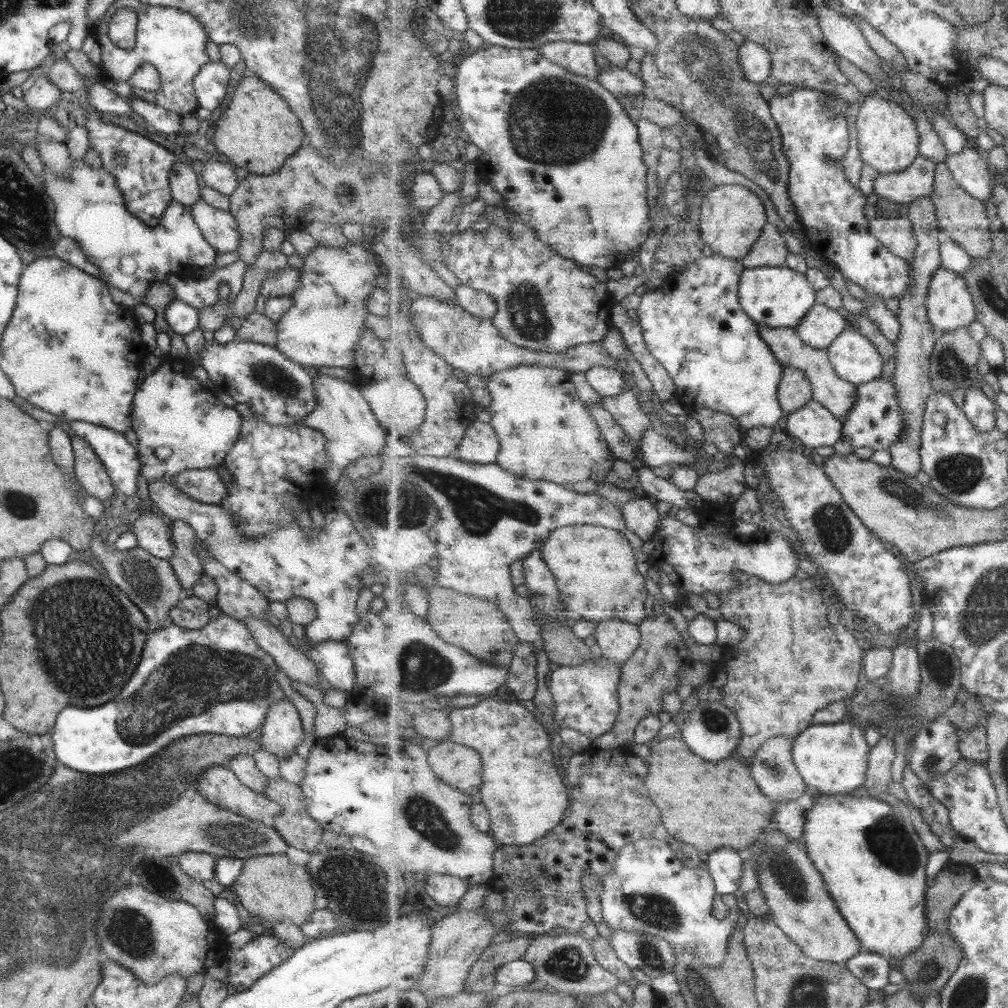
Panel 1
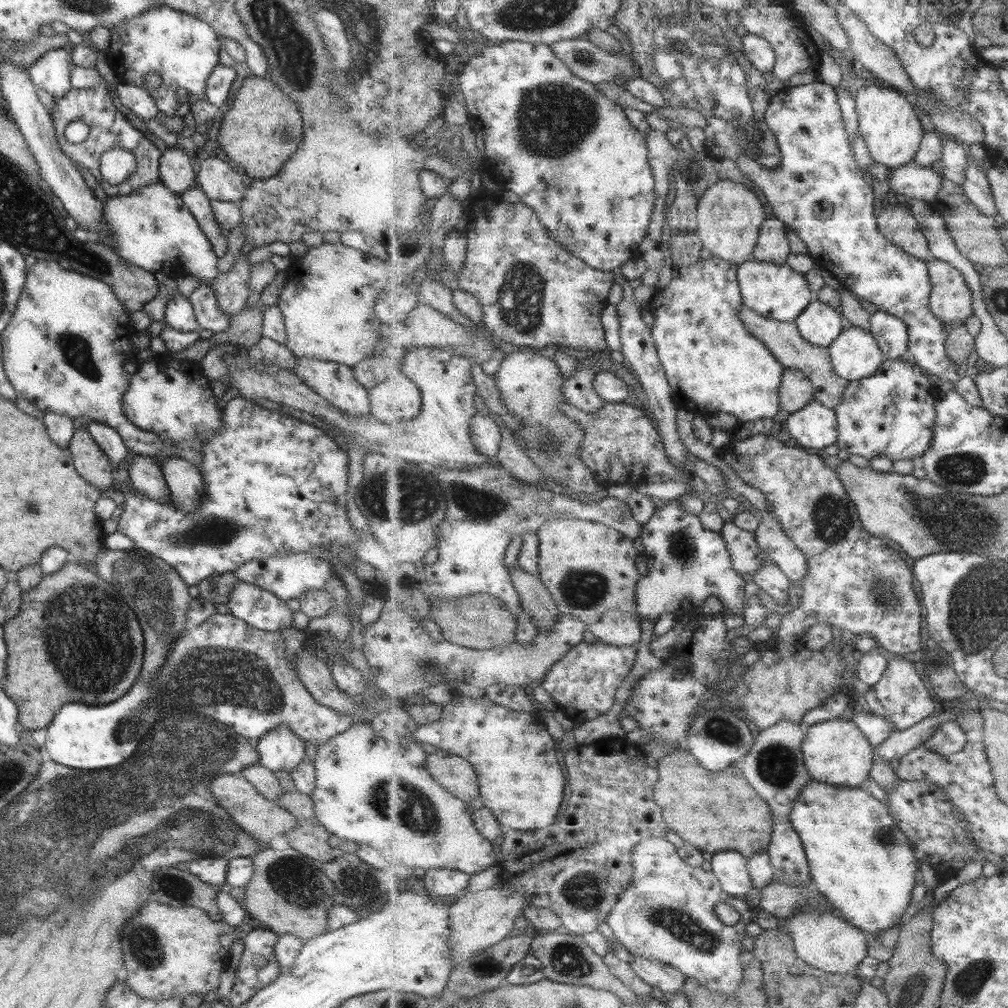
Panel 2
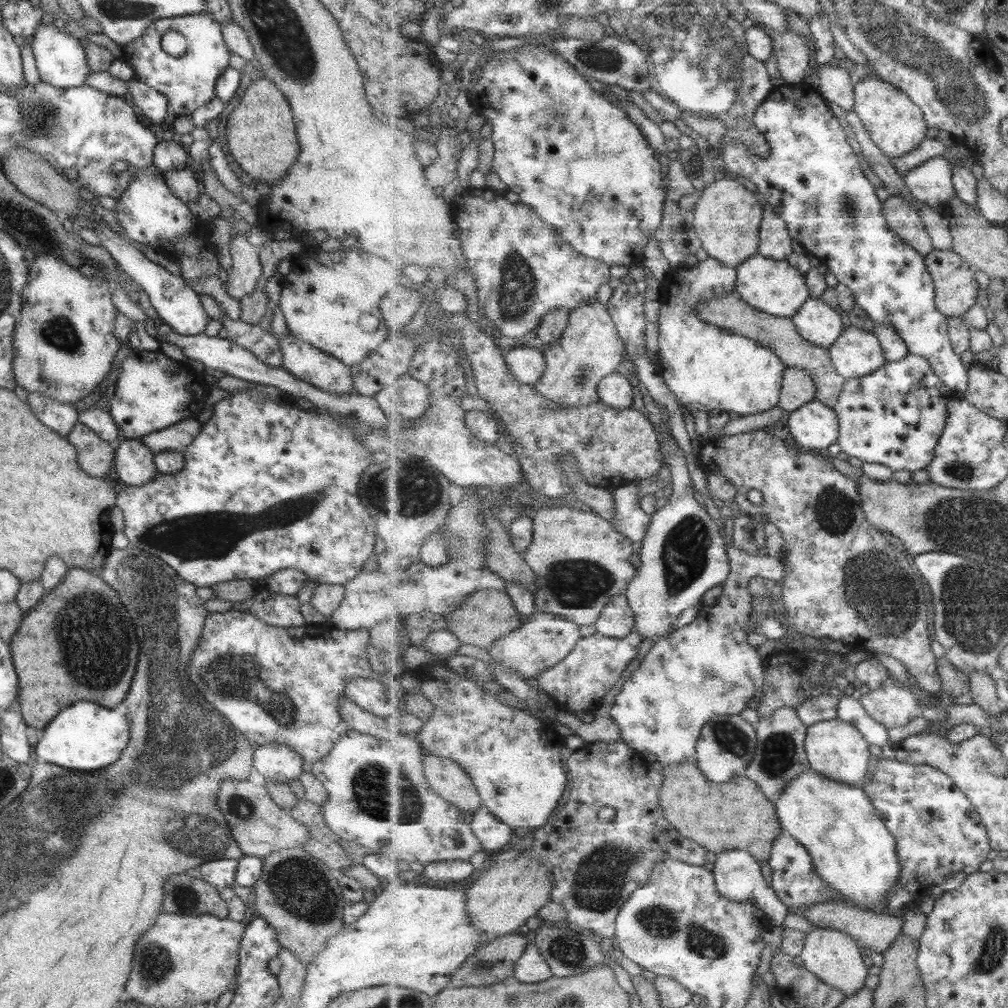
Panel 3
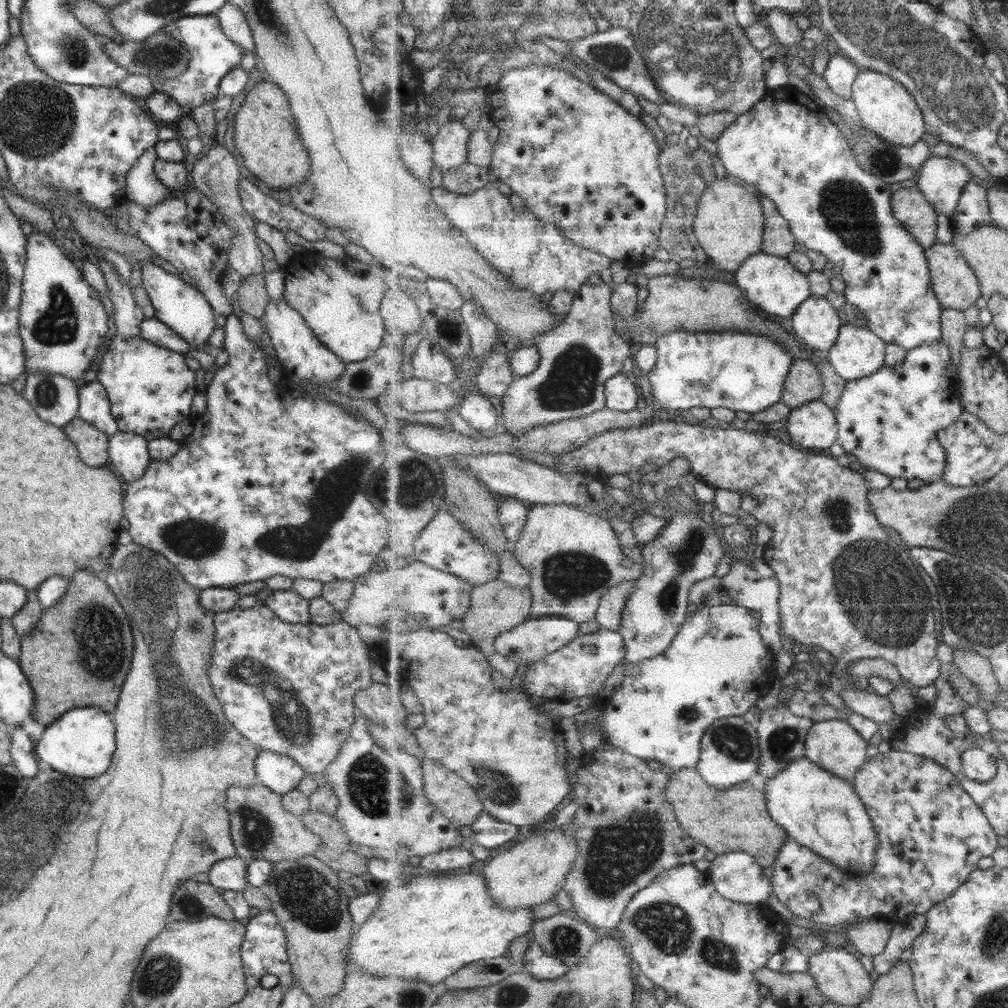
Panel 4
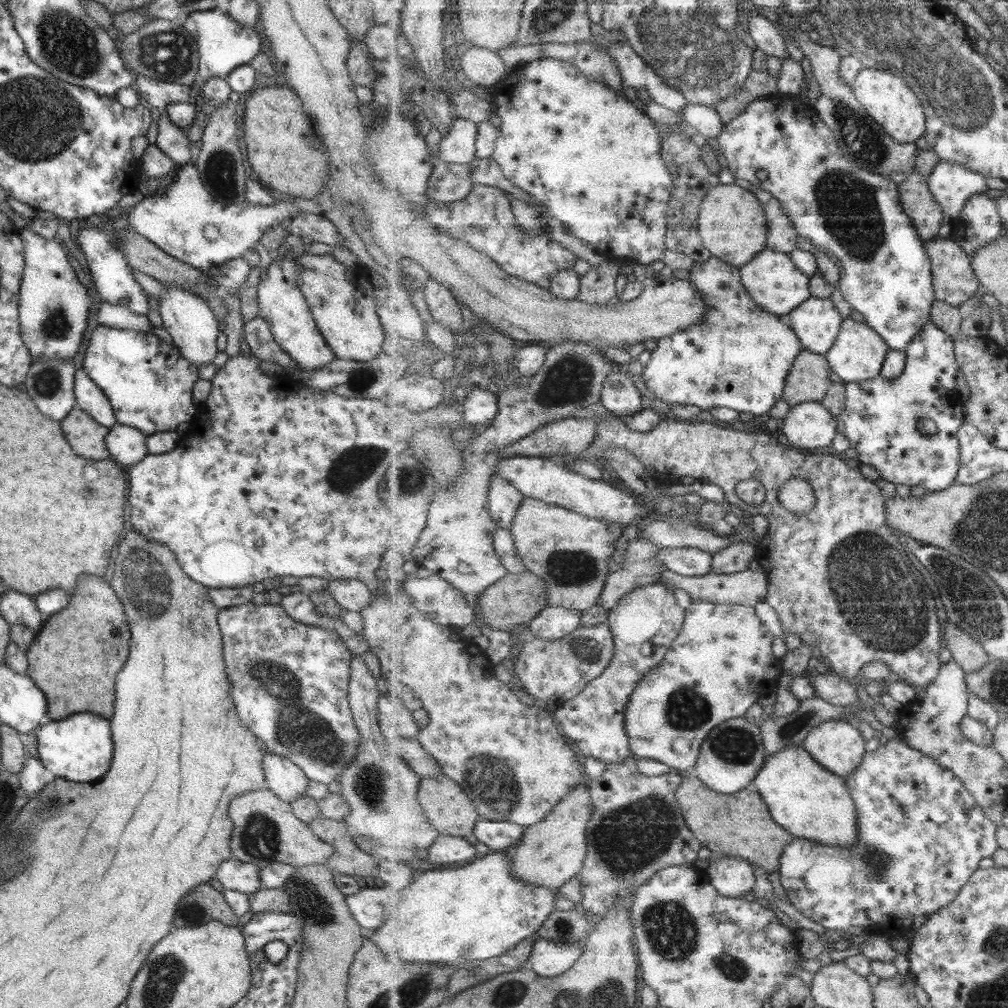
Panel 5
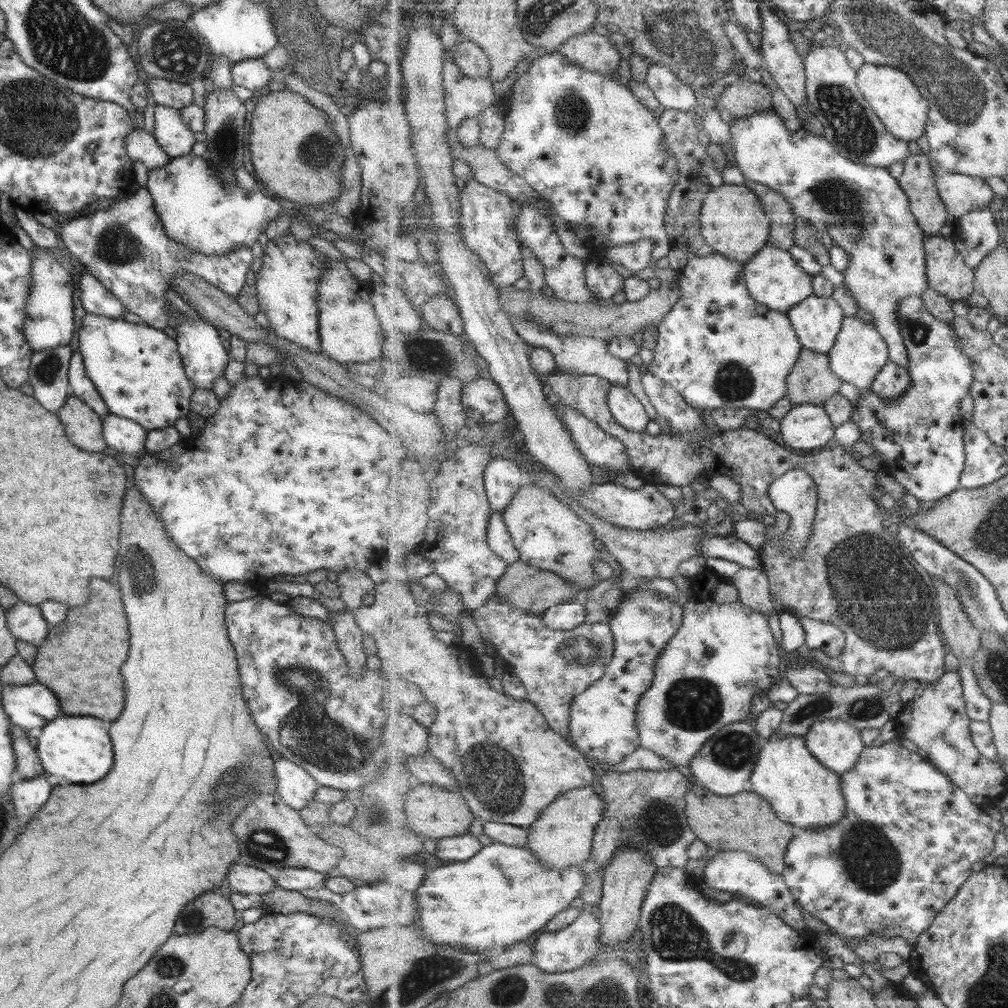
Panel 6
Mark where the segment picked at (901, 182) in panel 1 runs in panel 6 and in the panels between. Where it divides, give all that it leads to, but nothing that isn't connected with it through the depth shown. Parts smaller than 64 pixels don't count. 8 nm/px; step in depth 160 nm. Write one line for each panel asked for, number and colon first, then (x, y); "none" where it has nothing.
2: (912, 180)
3: (932, 183)
4: (941, 180)
5: (952, 184)
6: (962, 194)

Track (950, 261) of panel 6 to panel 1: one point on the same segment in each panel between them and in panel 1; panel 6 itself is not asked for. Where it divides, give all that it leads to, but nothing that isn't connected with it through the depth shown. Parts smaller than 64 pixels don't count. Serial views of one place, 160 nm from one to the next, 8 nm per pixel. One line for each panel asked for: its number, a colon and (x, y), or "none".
1: (950, 305)
2: (952, 301)
3: (957, 291)
4: (957, 286)
5: (955, 281)

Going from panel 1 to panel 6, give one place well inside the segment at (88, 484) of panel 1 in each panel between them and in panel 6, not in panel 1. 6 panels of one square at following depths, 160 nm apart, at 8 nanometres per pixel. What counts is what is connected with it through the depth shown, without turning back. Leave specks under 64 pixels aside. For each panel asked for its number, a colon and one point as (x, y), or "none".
2: (89, 461)
3: (95, 456)
4: (91, 444)
5: (83, 435)
6: (81, 425)

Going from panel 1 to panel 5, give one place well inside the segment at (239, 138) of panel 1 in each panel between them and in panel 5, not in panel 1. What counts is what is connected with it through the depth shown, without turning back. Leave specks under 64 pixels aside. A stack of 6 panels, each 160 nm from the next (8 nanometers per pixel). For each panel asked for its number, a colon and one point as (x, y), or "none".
2: (262, 129)
3: (260, 135)
4: (264, 128)
5: (283, 151)

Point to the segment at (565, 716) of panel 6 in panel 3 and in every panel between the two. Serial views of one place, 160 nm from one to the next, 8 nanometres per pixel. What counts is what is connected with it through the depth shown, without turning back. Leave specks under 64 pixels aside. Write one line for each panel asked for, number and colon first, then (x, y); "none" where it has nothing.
3: (594, 668)
4: (579, 669)
5: (553, 672)

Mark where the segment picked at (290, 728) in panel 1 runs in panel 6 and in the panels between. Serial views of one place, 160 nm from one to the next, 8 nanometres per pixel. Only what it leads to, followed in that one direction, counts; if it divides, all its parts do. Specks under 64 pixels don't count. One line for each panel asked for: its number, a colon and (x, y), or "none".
2: (279, 749)
3: (275, 762)
4: (279, 773)
5: (287, 782)
6: (296, 787)

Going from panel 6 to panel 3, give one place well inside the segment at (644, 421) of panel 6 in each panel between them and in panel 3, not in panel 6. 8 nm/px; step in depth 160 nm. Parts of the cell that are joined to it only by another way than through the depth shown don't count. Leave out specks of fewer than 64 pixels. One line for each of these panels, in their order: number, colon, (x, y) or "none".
3: (616, 390)
4: (621, 391)
5: (620, 396)

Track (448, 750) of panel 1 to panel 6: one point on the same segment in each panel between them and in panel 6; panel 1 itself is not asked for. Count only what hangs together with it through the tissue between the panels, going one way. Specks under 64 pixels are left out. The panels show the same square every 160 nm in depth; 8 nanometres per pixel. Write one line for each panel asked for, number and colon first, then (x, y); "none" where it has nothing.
2: (455, 773)
3: (448, 779)
4: (447, 790)
5: (450, 810)
6: (434, 813)

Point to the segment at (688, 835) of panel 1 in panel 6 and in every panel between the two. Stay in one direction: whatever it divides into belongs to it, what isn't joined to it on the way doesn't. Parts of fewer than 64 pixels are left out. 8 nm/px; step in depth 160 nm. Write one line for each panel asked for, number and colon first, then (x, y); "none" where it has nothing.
2: (719, 812)
3: (737, 815)
4: (713, 816)
5: (741, 825)
6: (747, 820)

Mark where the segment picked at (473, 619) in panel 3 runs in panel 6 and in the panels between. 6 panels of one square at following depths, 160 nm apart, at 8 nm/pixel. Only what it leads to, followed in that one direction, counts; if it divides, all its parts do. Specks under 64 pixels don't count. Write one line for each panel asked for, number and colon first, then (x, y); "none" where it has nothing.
4: (496, 607)
5: (516, 599)
6: (525, 586)

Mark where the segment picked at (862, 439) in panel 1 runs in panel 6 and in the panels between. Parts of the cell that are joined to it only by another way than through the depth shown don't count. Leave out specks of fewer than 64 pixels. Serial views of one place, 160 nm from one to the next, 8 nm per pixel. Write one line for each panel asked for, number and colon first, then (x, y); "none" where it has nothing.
2: (892, 414)
3: (896, 416)
4: (889, 421)
5: (880, 420)
6: (920, 436)

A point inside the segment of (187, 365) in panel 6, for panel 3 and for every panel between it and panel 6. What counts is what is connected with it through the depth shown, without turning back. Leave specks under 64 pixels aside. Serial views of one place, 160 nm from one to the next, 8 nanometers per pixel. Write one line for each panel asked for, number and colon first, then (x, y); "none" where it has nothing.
3: (178, 305)
4: (182, 308)
5: (193, 329)

